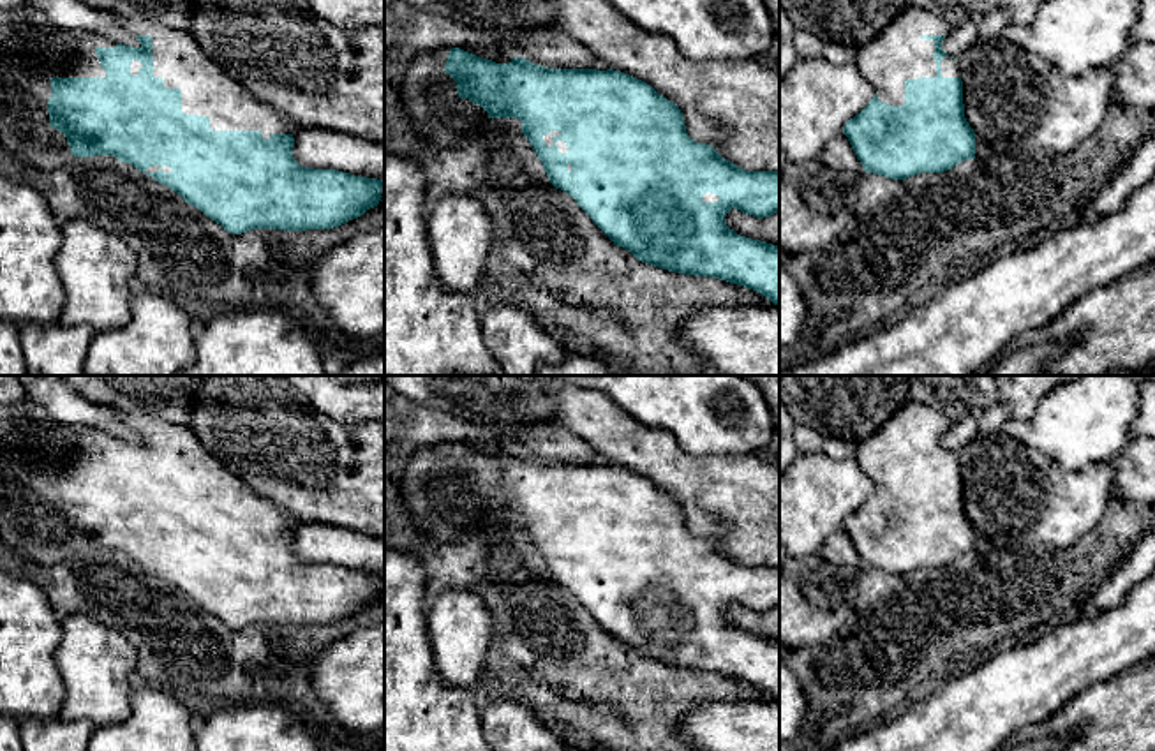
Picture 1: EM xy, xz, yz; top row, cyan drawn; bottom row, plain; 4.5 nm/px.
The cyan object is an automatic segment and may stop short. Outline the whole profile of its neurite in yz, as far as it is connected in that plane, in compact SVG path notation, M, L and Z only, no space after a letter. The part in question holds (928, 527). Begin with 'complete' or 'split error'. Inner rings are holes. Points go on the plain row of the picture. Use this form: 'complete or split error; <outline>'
split error; M908 398L878 432L853 446L875 492L845 518L843 529L866 568L906 575L975 554L975 527L965 513L959 458L942 444L949 427L950 420L940 409Z

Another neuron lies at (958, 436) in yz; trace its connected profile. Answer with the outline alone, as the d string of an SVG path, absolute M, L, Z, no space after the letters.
M966 414L956 423L950 423L950 427L945 430L942 435L942 444L954 453L963 451L977 435L980 434L979 430L979 421L977 414Z

